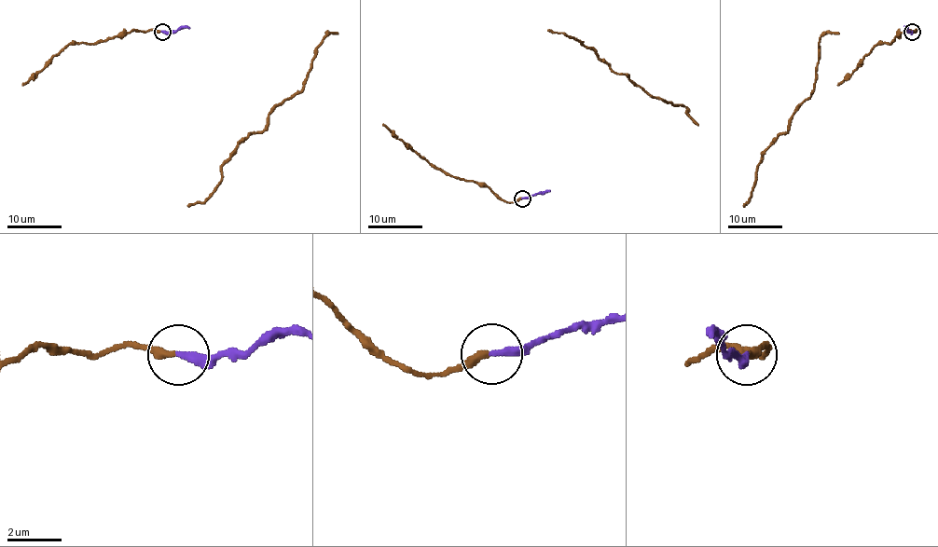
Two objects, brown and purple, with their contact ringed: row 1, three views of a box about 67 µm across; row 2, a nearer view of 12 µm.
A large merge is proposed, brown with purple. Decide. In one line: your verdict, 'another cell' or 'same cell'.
same cell

